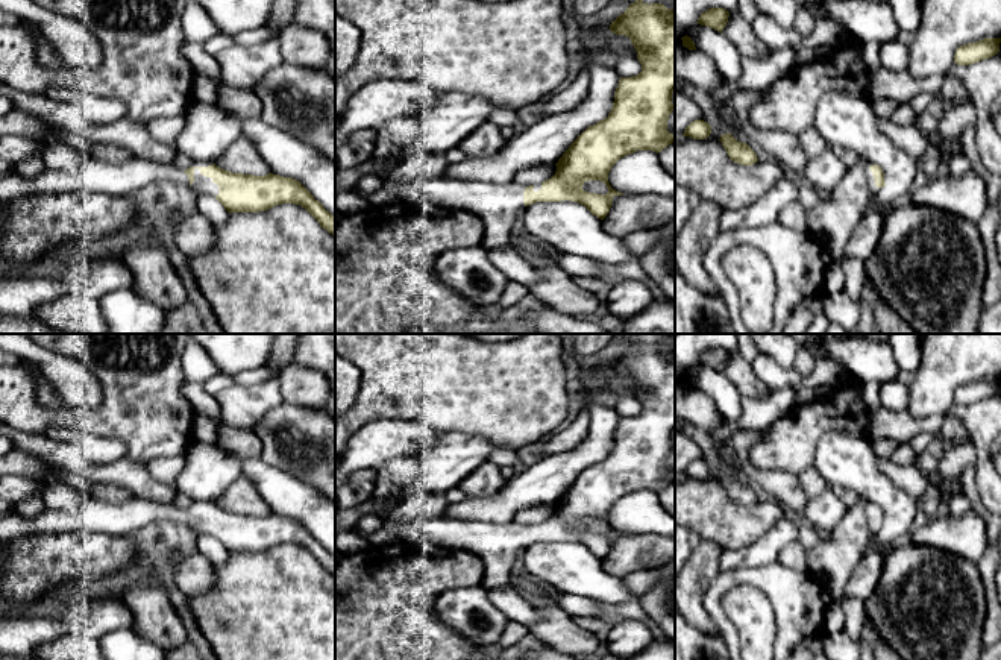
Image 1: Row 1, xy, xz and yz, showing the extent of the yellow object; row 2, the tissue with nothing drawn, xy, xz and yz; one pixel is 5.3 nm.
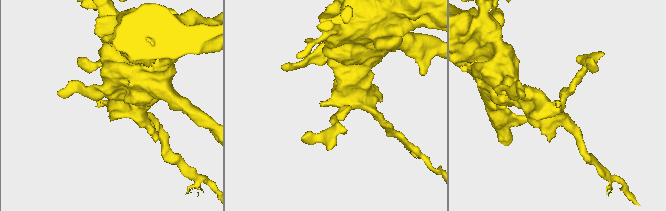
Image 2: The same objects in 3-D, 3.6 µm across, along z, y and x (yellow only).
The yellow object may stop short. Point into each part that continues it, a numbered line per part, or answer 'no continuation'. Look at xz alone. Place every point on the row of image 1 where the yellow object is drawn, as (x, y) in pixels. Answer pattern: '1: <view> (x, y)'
1: xz (496, 205)

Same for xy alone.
1: xy (93, 176)

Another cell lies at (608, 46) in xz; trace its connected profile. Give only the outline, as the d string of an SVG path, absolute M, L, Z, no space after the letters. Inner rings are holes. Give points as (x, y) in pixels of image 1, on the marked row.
M616 18L605 21L599 26L590 27L595 47L593 49L581 47L584 53L582 70L588 71L590 62L599 62L602 65L614 68L619 56L637 58L637 52L631 39L625 35L616 35L610 30L610 24L614 20Z

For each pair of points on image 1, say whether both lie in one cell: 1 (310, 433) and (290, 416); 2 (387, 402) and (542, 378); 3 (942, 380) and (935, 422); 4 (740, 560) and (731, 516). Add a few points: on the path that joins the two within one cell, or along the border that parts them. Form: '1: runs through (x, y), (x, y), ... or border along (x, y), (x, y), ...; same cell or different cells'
1: runs through (305, 431), (294, 421); same cell
2: runs through (425, 398), (504, 398); same cell
3: border along (906, 411), (915, 416), (944, 416); different cells
4: border along (768, 528), (749, 543), (724, 551); different cells

